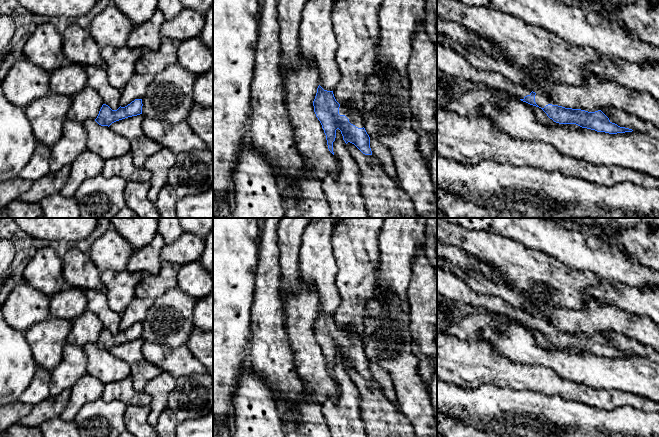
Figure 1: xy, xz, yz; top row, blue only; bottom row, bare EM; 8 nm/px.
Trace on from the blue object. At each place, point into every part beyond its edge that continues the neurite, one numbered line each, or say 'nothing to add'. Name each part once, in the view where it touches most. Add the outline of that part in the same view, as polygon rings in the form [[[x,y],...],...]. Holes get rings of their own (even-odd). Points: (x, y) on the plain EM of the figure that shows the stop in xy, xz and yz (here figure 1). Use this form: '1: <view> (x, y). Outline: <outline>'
1: xz (355, 342). Outline: [[[340,328],[339,338],[345,339],[349,346],[358,352],[364,351],[364,345],[358,334],[350,328]]]

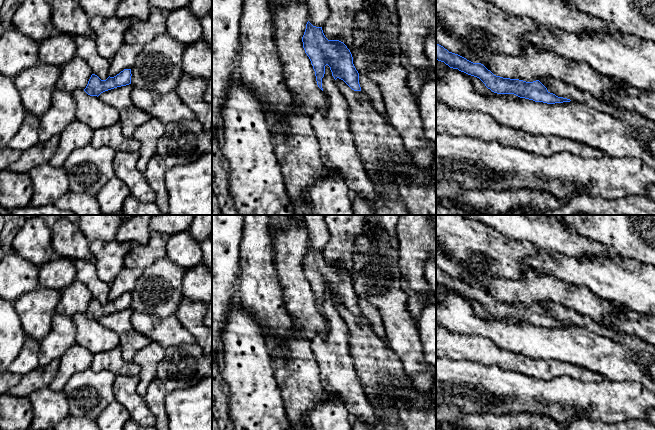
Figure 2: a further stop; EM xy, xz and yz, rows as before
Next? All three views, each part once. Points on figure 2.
nothing to add

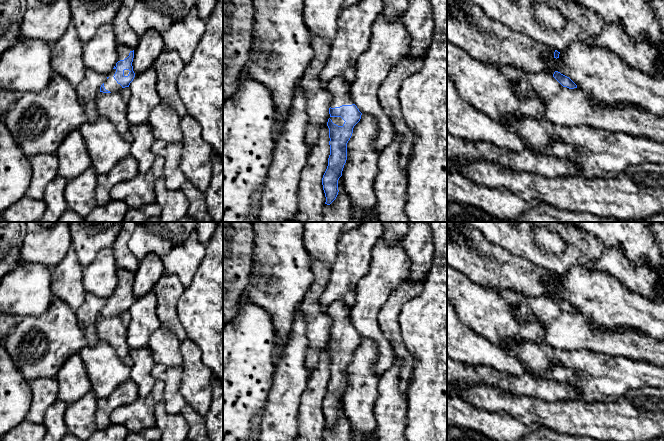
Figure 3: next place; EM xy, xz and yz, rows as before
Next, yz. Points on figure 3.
1: yz (489, 265). Outline: [[[447,222],[447,264],[463,273],[472,282],[484,288],[512,289],[528,297],[554,298],[555,295],[546,287],[548,281],[554,281],[554,272],[490,243],[479,230],[469,225],[462,231],[462,235],[467,239],[464,243],[460,243],[451,231],[452,222]]]

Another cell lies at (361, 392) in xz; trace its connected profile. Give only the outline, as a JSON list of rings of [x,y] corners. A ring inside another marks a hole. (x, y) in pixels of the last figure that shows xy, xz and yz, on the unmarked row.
[[[362,338],[347,367],[347,384],[342,395],[342,405],[352,429],[352,441],[377,438],[377,422],[373,413],[379,395],[380,377],[373,372],[377,357],[376,344]]]

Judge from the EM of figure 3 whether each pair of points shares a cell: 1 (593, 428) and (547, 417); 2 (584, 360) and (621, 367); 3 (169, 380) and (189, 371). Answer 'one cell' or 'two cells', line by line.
1: one cell
2: one cell
3: two cells

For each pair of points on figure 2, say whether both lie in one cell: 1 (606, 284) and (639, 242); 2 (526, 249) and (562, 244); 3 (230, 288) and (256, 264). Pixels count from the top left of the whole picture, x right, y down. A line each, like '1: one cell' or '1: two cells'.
1: two cells
2: two cells
3: two cells

